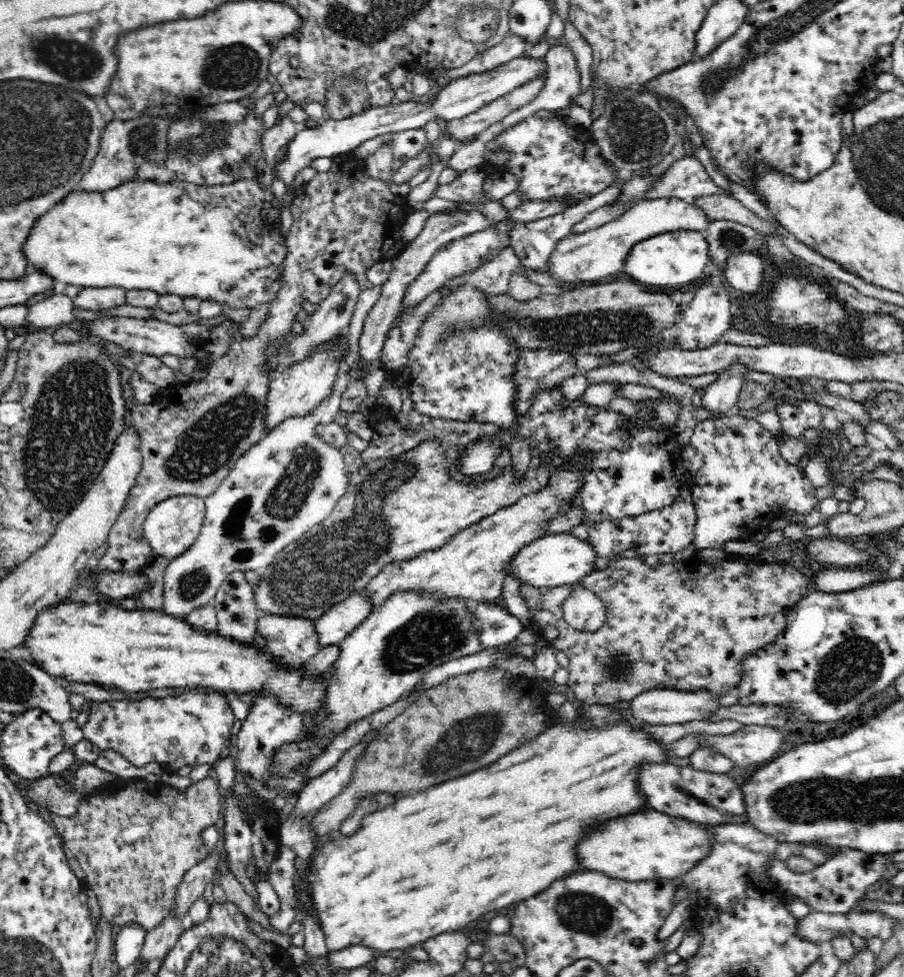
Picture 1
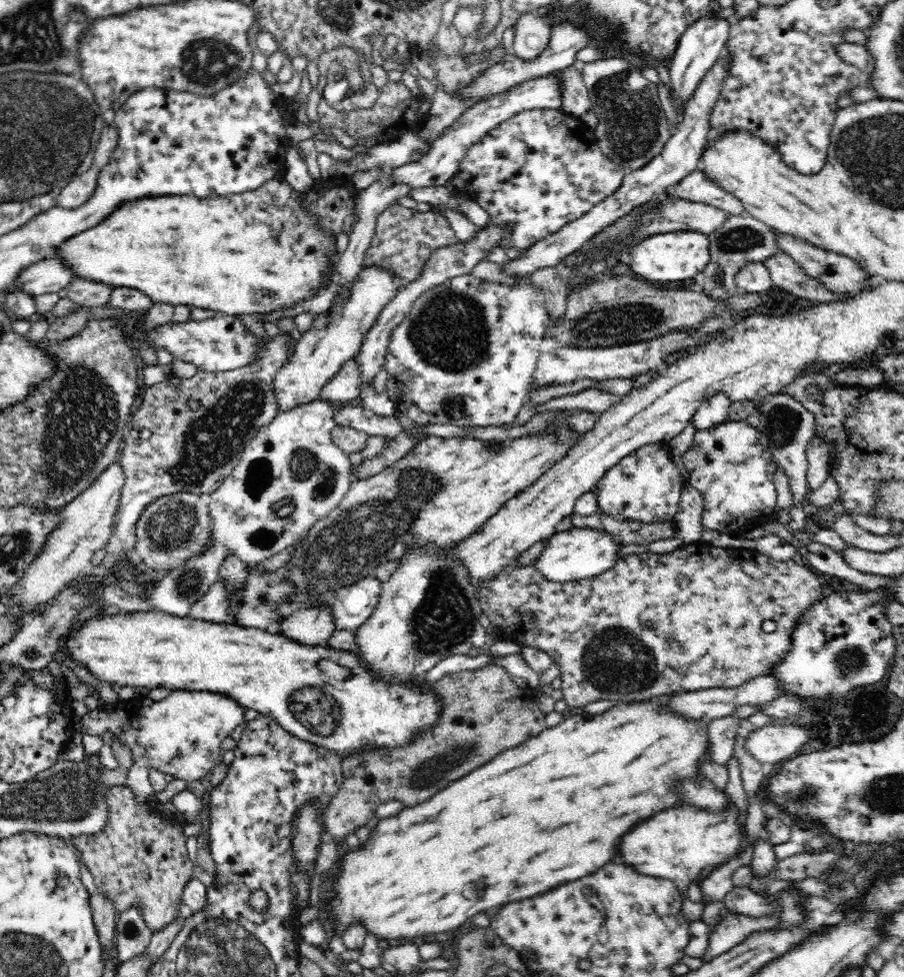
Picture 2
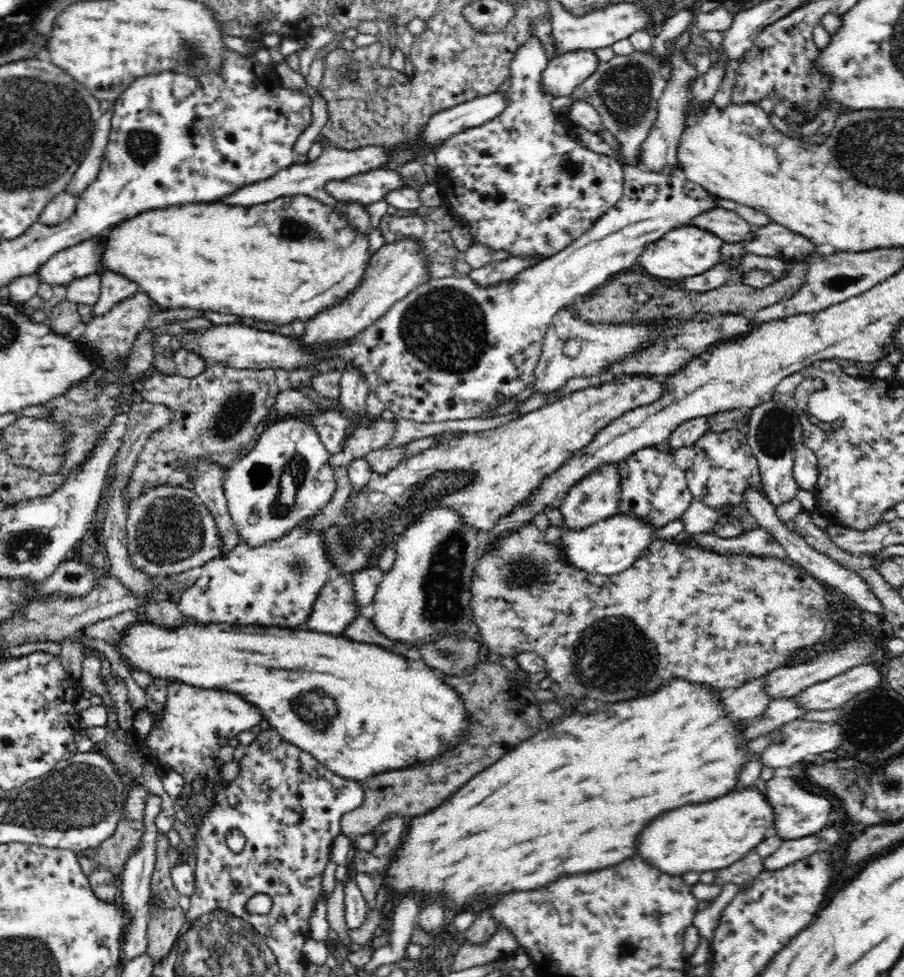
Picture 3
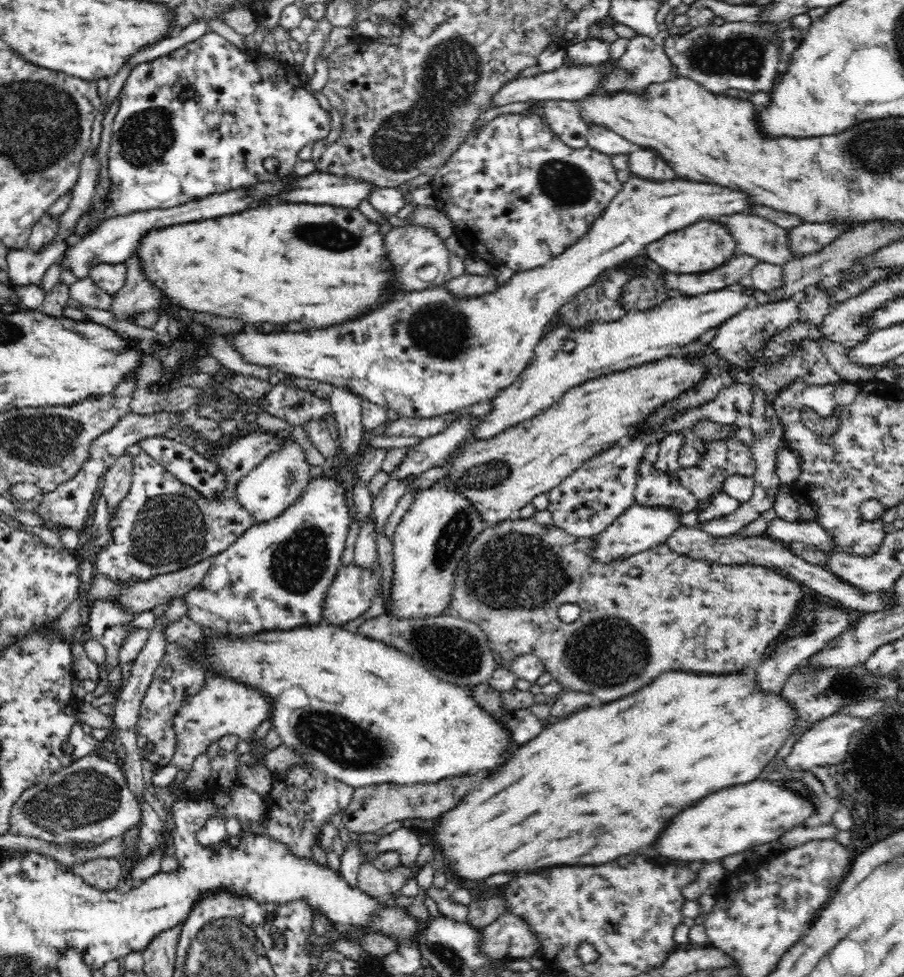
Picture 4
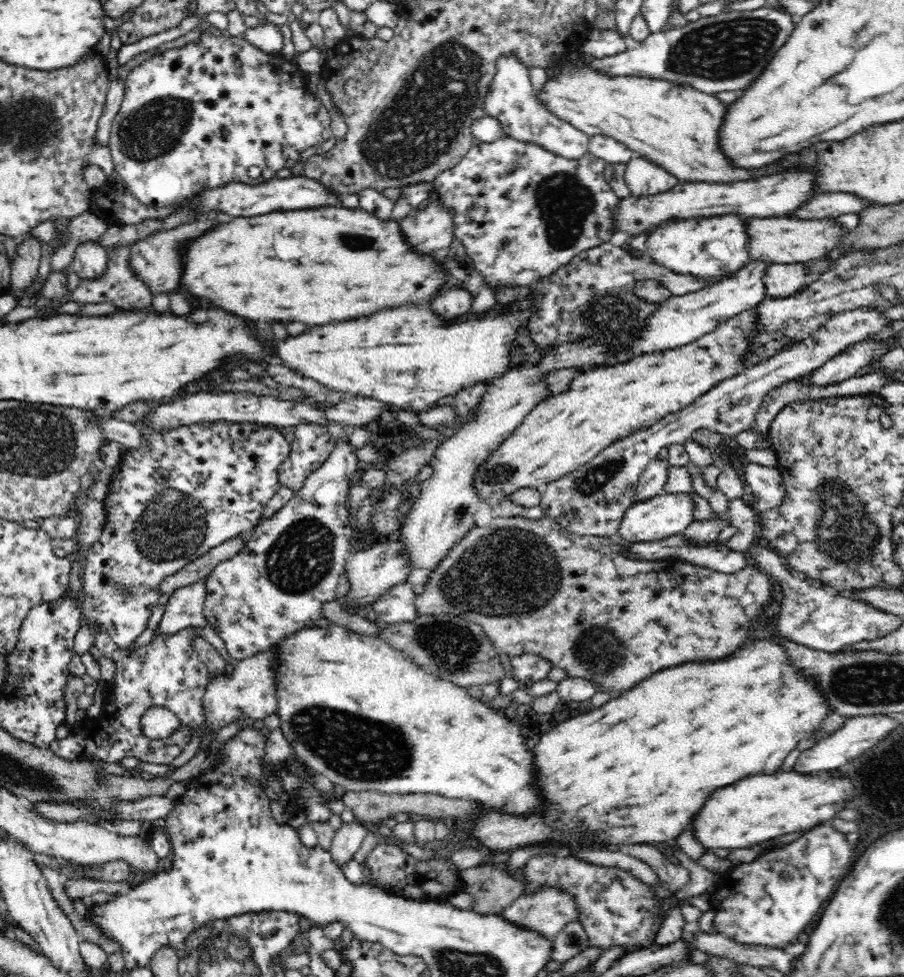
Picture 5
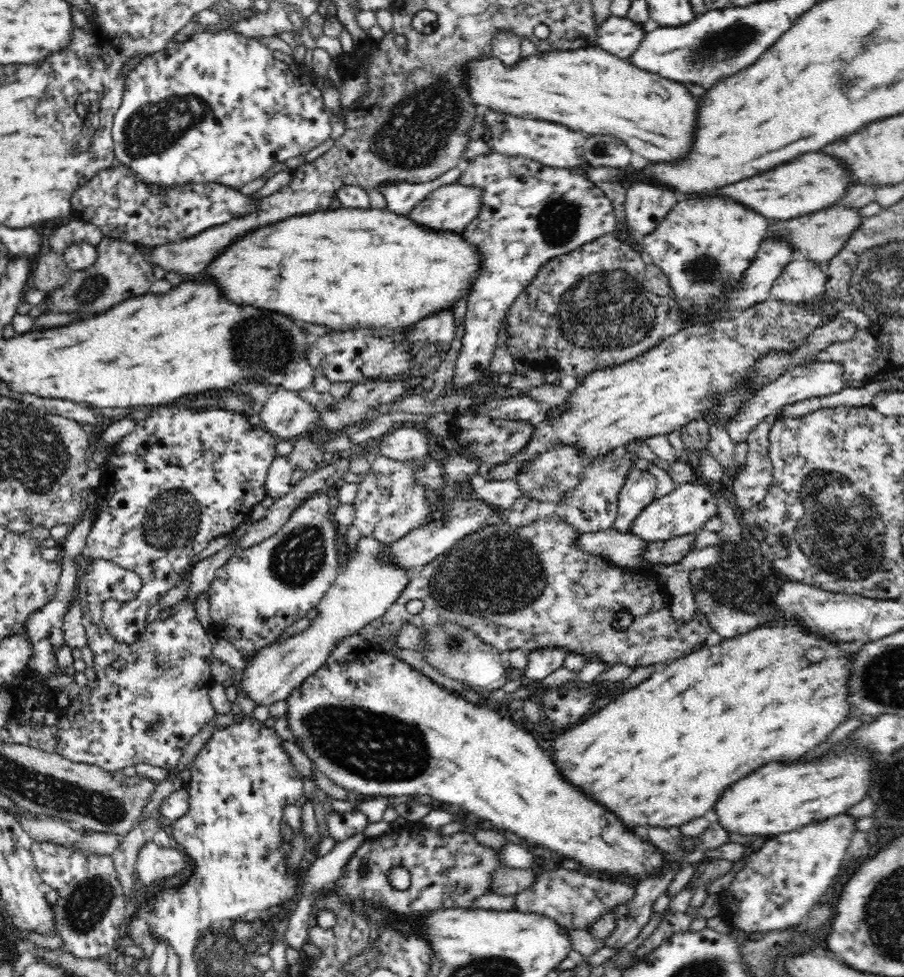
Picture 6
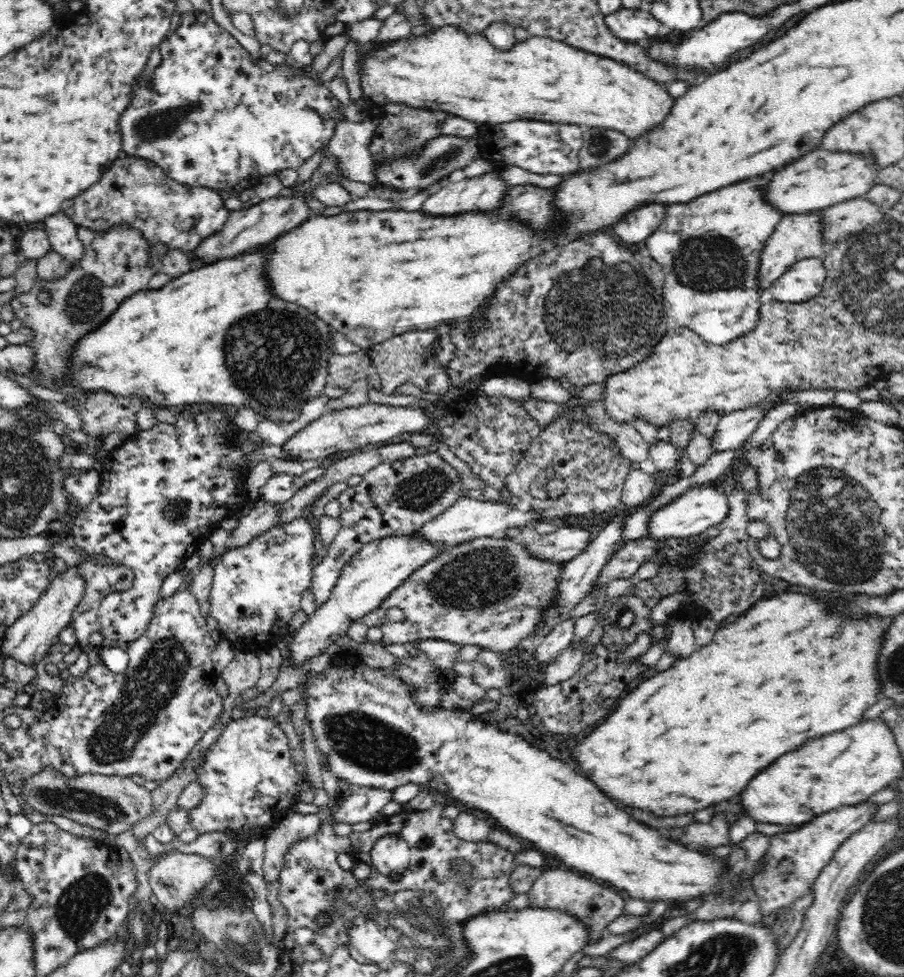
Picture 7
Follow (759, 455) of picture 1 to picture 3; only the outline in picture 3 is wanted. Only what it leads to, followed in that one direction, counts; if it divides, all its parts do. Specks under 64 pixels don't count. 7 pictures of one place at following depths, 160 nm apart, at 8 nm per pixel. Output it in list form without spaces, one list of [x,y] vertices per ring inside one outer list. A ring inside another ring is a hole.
[[[738,429],[728,430],[722,434],[707,431],[692,446],[695,448],[696,456],[692,466],[685,471],[685,477],[693,500],[712,508],[726,504],[732,506],[742,504],[742,494],[750,484],[760,489],[760,473],[756,457],[748,446],[747,436]]]

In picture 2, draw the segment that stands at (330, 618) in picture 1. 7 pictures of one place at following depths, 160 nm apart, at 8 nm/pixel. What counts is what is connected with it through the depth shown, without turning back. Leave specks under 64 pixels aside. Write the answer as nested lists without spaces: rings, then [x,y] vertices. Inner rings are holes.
[[[373,575],[361,576],[354,584],[340,587],[330,602],[338,630],[356,630],[376,608],[382,590],[381,580]]]

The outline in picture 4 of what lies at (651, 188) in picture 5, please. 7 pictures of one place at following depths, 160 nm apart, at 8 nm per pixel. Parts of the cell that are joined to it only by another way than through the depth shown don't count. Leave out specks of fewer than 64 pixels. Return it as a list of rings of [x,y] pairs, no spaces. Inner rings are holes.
[[[635,148],[628,155],[630,176],[648,181],[667,181],[678,178],[677,174],[664,163],[656,151]]]

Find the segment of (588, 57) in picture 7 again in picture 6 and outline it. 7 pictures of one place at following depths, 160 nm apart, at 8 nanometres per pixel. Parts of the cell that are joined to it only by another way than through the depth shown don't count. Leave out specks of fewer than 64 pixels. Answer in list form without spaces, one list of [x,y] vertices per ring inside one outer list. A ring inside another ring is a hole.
[[[600,47],[536,51],[527,57],[520,56],[516,64],[510,66],[488,54],[468,60],[466,64],[462,64],[462,69],[464,87],[480,111],[490,109],[502,115],[555,122],[572,130],[582,131],[586,135],[616,136],[627,144],[631,152],[638,152],[650,162],[674,162],[692,150],[698,99],[688,92],[683,83],[640,70],[630,61],[618,58]]]

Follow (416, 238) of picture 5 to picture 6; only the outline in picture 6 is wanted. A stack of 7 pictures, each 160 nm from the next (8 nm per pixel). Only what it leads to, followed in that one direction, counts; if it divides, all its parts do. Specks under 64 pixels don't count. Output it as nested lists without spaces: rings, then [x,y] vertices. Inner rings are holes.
[[[458,182],[440,186],[417,204],[409,217],[432,230],[461,233],[478,216],[482,195],[479,188]]]

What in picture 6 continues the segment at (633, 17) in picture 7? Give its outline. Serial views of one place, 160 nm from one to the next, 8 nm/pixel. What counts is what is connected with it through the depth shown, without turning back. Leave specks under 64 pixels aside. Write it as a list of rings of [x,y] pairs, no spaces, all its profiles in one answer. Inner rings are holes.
[[[608,16],[597,28],[597,46],[621,59],[628,59],[636,52],[646,34],[644,26],[627,16]]]

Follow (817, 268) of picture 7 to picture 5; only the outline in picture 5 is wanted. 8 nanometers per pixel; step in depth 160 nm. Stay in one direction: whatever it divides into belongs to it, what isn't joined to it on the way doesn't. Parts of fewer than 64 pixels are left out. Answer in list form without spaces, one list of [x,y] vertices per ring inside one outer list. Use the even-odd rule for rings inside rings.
[[[772,263],[766,270],[763,281],[765,282],[765,292],[771,298],[782,299],[788,296],[796,296],[800,291],[803,291],[812,280],[817,276],[813,276],[809,271],[808,263],[794,264],[776,264]]]

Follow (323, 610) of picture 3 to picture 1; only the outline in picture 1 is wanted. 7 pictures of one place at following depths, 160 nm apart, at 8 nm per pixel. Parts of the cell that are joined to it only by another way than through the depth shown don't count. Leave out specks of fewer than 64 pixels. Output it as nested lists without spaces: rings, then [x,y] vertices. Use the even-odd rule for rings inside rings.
[[[262,614],[257,620],[265,650],[289,668],[300,668],[322,648],[315,621],[303,616]]]

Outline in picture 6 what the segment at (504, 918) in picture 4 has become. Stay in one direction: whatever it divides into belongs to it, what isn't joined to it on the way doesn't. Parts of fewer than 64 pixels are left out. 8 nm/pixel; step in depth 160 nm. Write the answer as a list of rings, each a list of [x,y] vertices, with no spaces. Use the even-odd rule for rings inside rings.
[[[562,865],[553,871],[547,871],[535,878],[534,884],[515,895],[515,910],[519,912],[532,912],[548,916],[568,932],[584,930],[589,932],[592,924],[595,924],[604,914],[614,913],[618,905],[628,902],[634,896],[634,887],[622,883],[610,883],[596,877],[591,877],[570,865]]]

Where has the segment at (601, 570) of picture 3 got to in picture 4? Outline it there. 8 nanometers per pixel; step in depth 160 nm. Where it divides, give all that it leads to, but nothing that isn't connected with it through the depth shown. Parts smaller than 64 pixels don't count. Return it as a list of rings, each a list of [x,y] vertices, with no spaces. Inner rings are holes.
[[[634,504],[628,510],[619,515],[604,532],[597,534],[593,540],[593,556],[599,562],[610,562],[616,558],[626,558],[632,554],[638,554],[660,543],[666,543],[668,537],[677,529],[683,526],[681,514],[677,510],[665,506],[642,506]]]

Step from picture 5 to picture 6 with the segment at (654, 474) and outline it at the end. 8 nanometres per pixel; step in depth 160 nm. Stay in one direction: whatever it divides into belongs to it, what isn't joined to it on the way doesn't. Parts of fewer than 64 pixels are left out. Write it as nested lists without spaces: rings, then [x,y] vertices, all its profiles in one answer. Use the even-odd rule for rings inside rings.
[[[646,470],[629,471],[624,484],[618,492],[616,520],[608,529],[620,533],[632,533],[632,523],[636,517],[654,500],[656,478]]]

